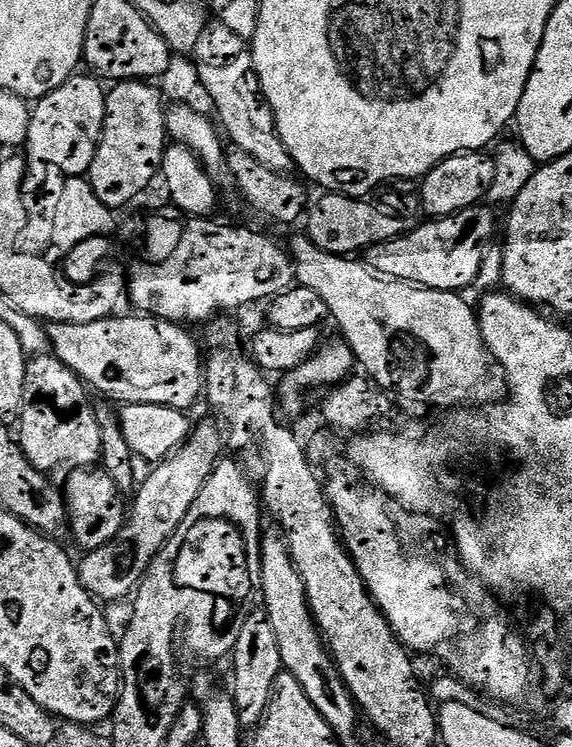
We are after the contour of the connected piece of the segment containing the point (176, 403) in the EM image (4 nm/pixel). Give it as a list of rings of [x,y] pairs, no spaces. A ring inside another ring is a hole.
[[[113,314],[100,321],[85,324],[49,323],[46,329],[51,341],[51,351],[93,393],[101,392],[100,396],[113,405],[149,404],[189,410],[199,400],[201,403],[205,395],[206,360],[202,352],[200,356],[200,344],[187,332],[188,328],[149,314],[120,315]]]

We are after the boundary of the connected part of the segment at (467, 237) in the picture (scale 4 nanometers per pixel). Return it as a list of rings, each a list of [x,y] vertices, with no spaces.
[[[477,206],[467,208],[453,216],[442,216],[429,219],[428,224],[420,224],[404,233],[403,236],[395,236],[393,240],[387,240],[381,244],[374,245],[367,249],[366,262],[378,274],[388,276],[392,280],[404,280],[407,284],[416,284],[420,288],[433,288],[443,292],[461,292],[464,288],[470,287],[478,278],[479,270],[485,259],[490,255],[488,247],[492,239],[497,239],[496,216],[493,209],[488,206]]]

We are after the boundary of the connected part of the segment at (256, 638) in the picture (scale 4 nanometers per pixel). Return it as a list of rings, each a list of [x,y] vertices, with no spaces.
[[[253,611],[242,626],[242,634],[238,636],[236,649],[230,657],[232,674],[236,685],[230,689],[230,697],[236,704],[240,716],[240,727],[252,730],[268,715],[268,704],[272,701],[272,690],[284,667],[282,650],[278,648],[278,637],[274,634],[274,626],[263,611]]]

